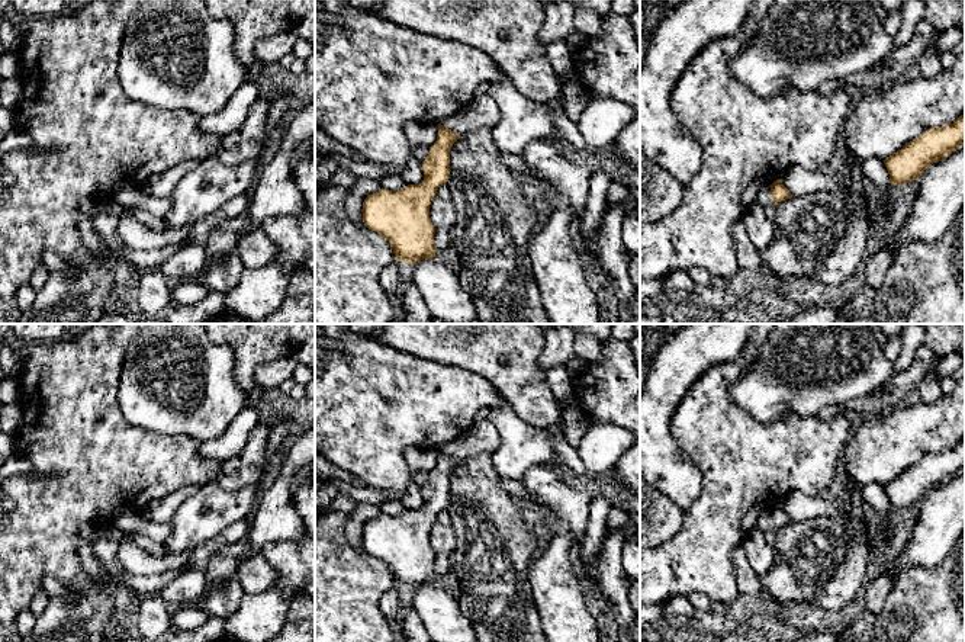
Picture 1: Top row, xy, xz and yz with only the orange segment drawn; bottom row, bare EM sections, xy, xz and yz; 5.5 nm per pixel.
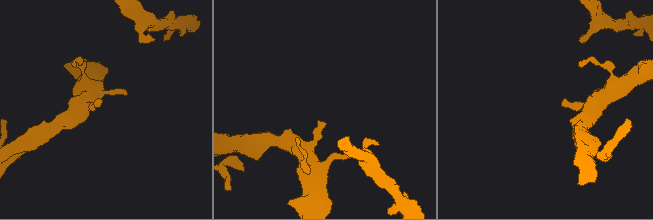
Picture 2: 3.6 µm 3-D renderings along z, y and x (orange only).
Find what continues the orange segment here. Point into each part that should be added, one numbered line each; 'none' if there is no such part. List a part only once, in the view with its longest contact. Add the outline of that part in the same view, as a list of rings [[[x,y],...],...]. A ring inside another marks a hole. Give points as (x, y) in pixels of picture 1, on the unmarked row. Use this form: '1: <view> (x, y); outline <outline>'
1: xz (482, 437); outline [[[475,421],[473,426],[457,440],[441,447],[444,453],[454,456],[459,462],[480,455],[492,455],[501,443],[498,428],[492,421]]]

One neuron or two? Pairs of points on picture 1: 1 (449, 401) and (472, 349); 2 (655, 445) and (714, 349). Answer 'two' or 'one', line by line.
1: two
2: one

